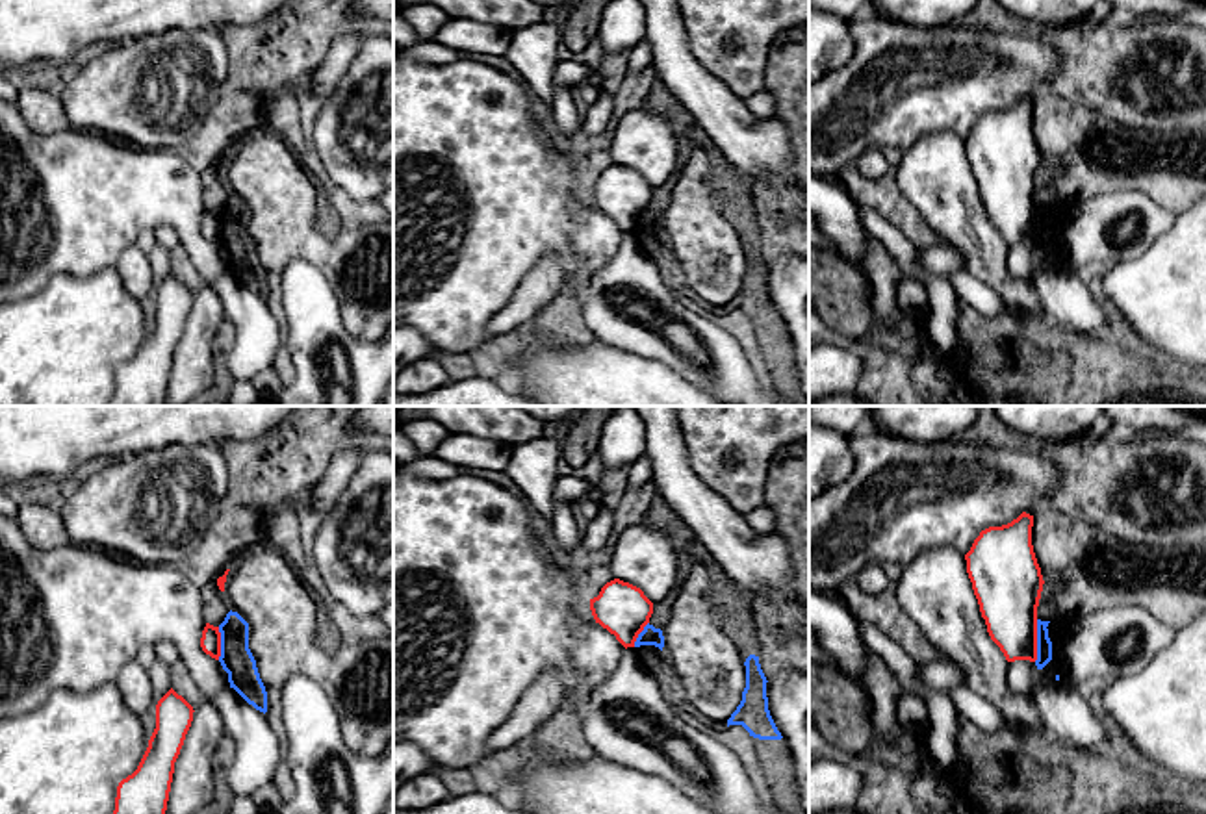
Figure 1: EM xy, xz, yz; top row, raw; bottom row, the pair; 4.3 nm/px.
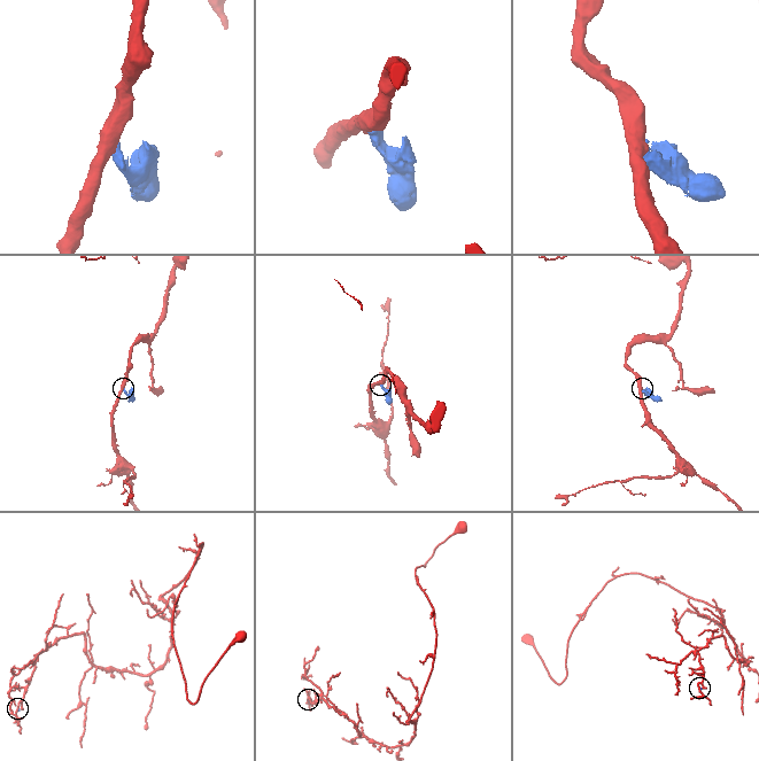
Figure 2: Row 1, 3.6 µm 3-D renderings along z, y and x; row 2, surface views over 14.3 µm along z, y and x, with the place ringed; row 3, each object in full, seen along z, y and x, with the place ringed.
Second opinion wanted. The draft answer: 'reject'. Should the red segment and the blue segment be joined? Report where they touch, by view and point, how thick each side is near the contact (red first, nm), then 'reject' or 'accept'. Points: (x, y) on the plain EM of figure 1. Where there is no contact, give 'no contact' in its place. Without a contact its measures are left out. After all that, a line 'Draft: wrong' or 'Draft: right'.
meets red in yz at (1036, 225); 280 nm thick on the red side, 60 nm on the other; reject
Draft: right

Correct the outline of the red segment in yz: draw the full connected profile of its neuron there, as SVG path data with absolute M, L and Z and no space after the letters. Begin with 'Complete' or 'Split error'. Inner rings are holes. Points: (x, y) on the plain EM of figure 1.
Complete. M1022 96L1007 109L981 115L965 139L987 217L1007 247L1037 245L1037 191L1045 165L1032 130L1032 111L1033 100Z

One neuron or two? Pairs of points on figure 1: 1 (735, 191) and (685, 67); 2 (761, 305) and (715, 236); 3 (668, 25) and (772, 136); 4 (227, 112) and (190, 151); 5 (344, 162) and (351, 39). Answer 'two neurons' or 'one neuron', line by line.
1: two neurons
2: two neurons
3: one neuron
4: one neuron
5: two neurons

